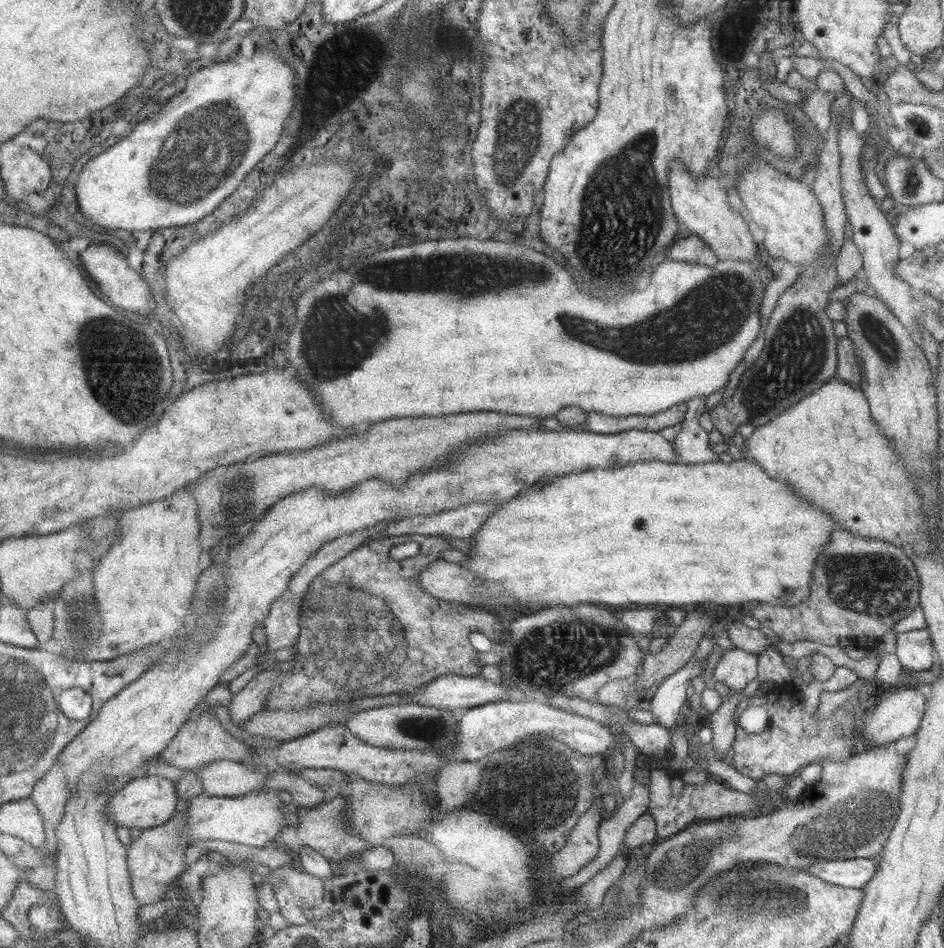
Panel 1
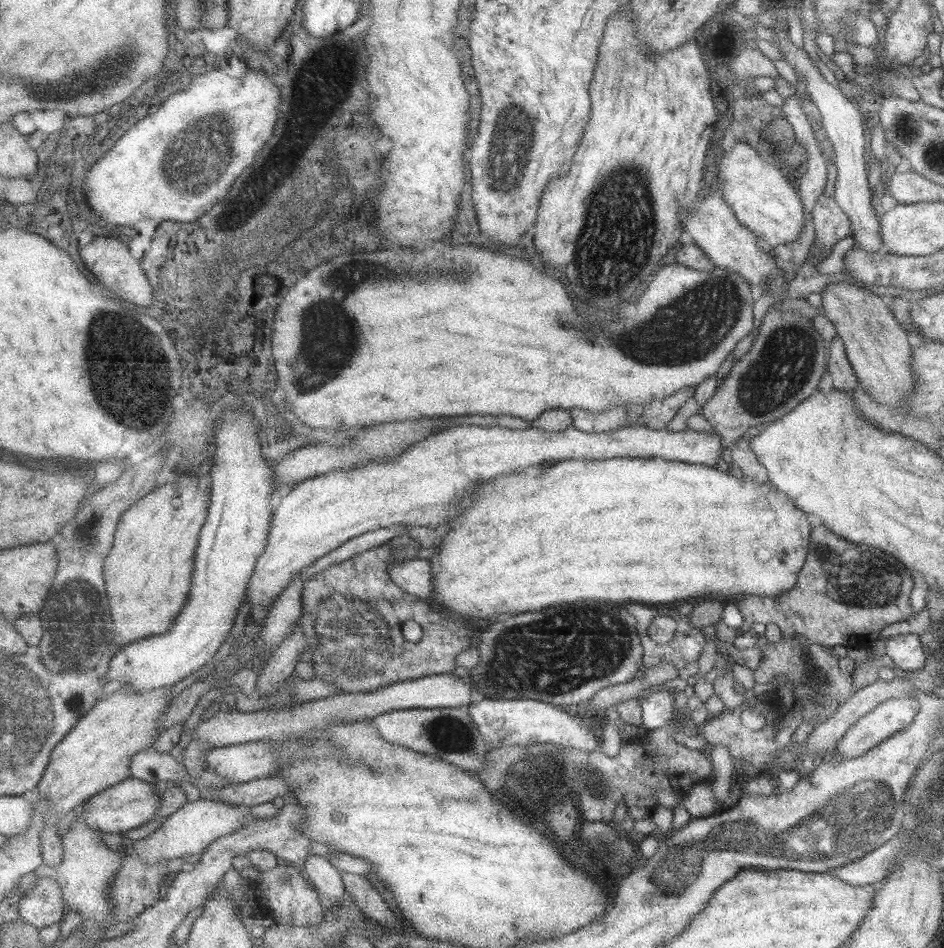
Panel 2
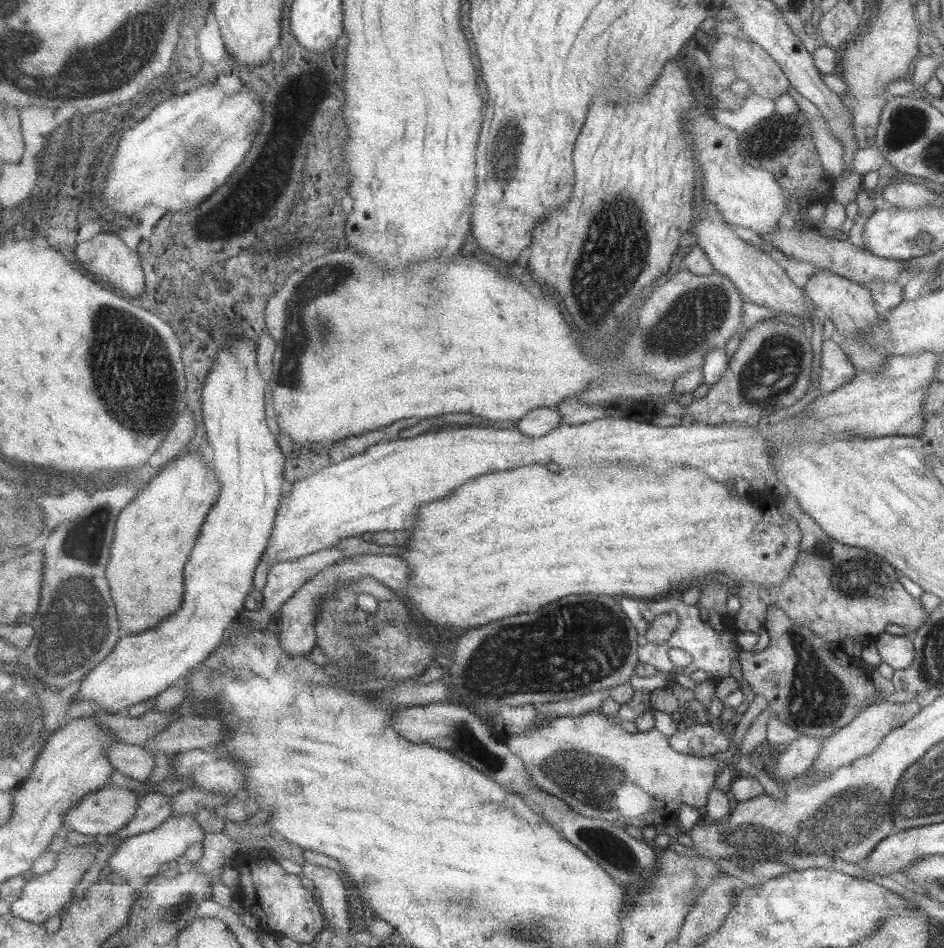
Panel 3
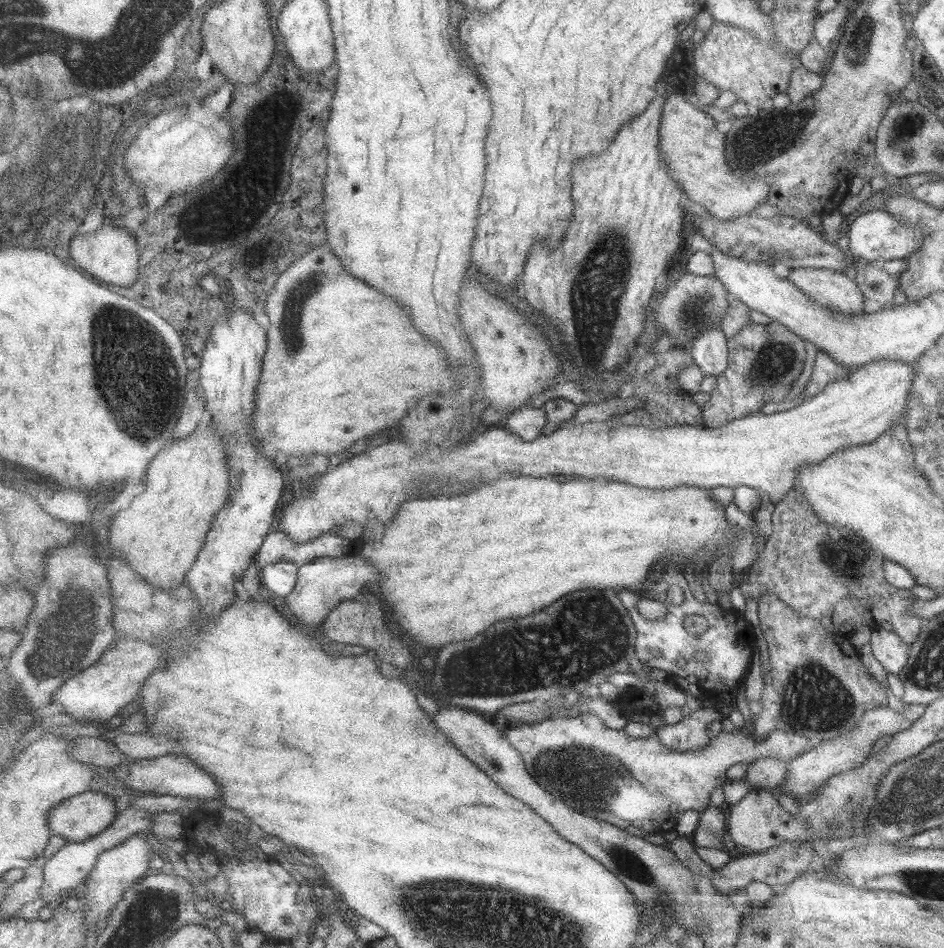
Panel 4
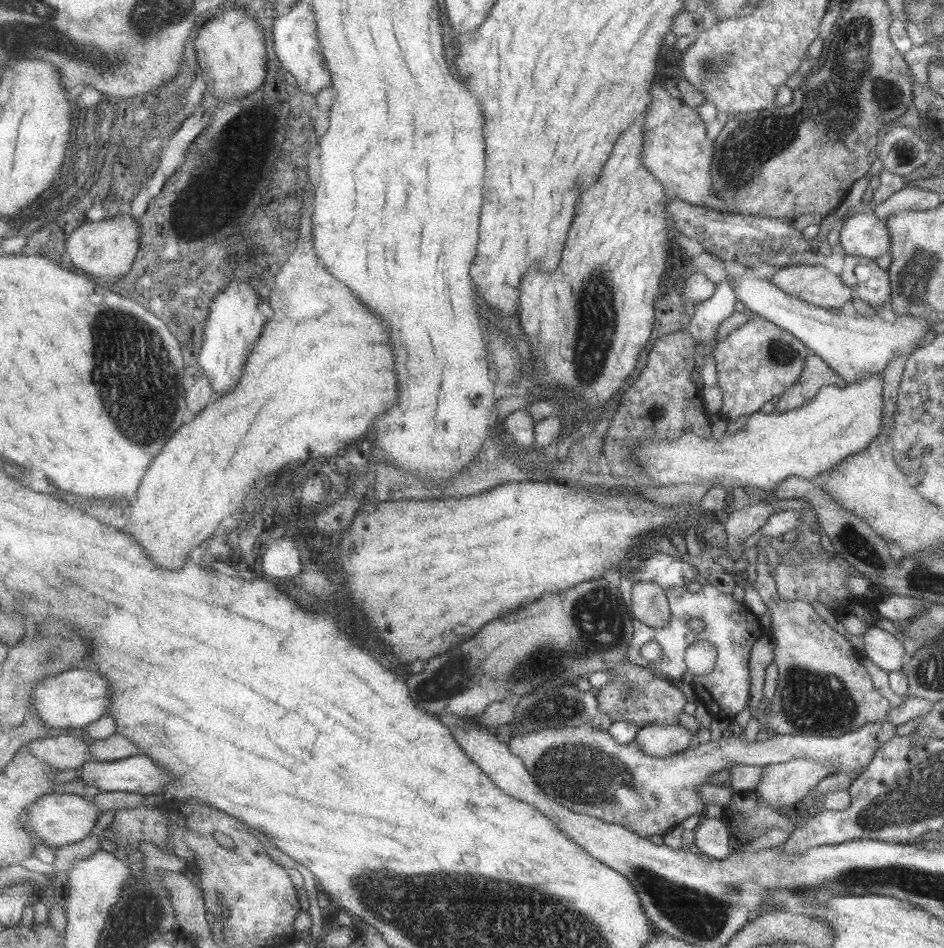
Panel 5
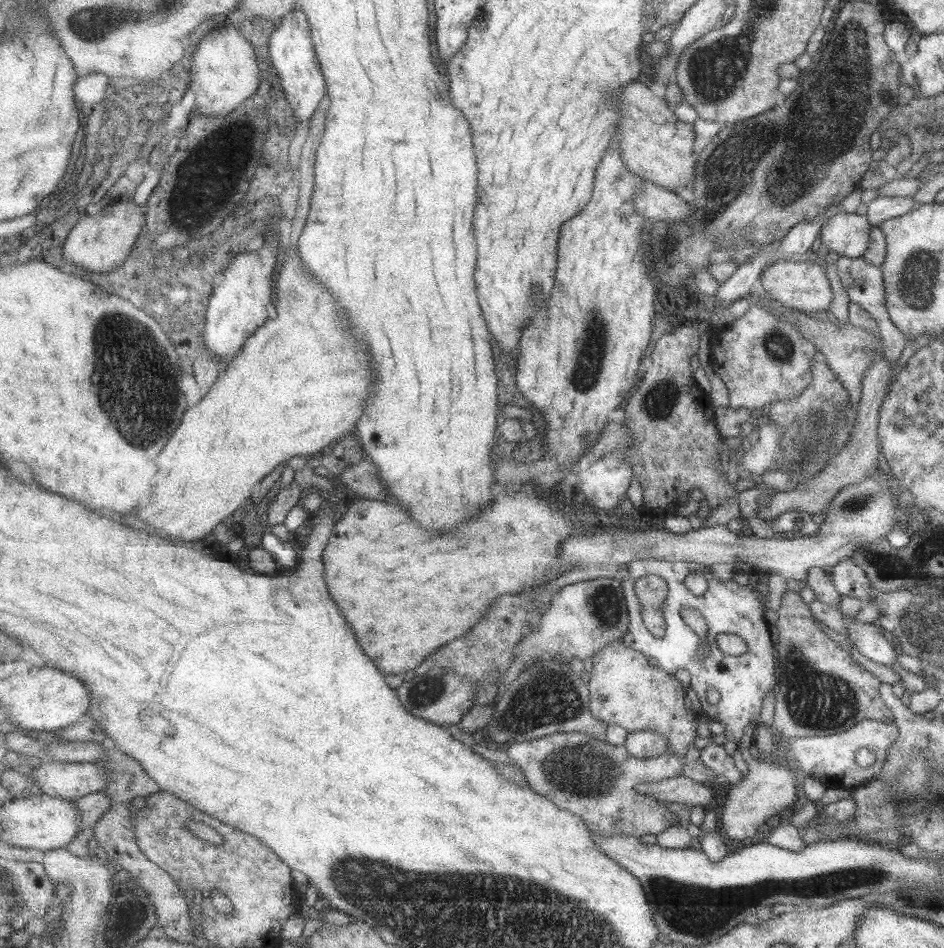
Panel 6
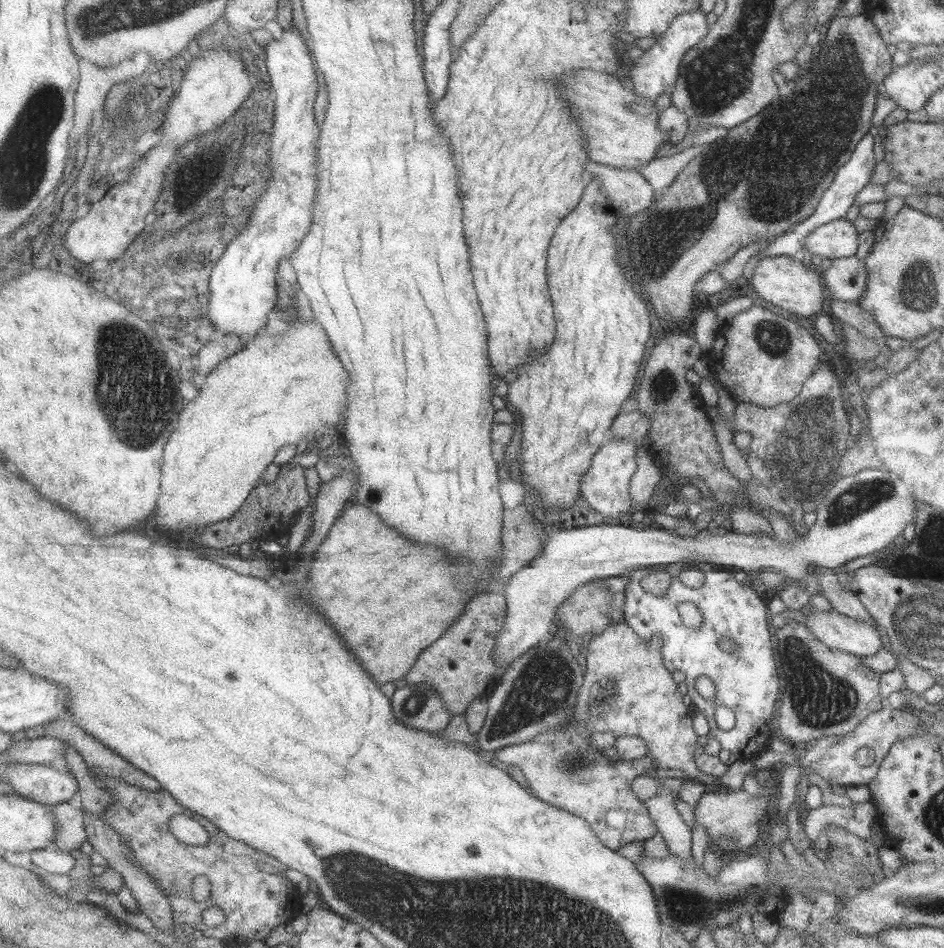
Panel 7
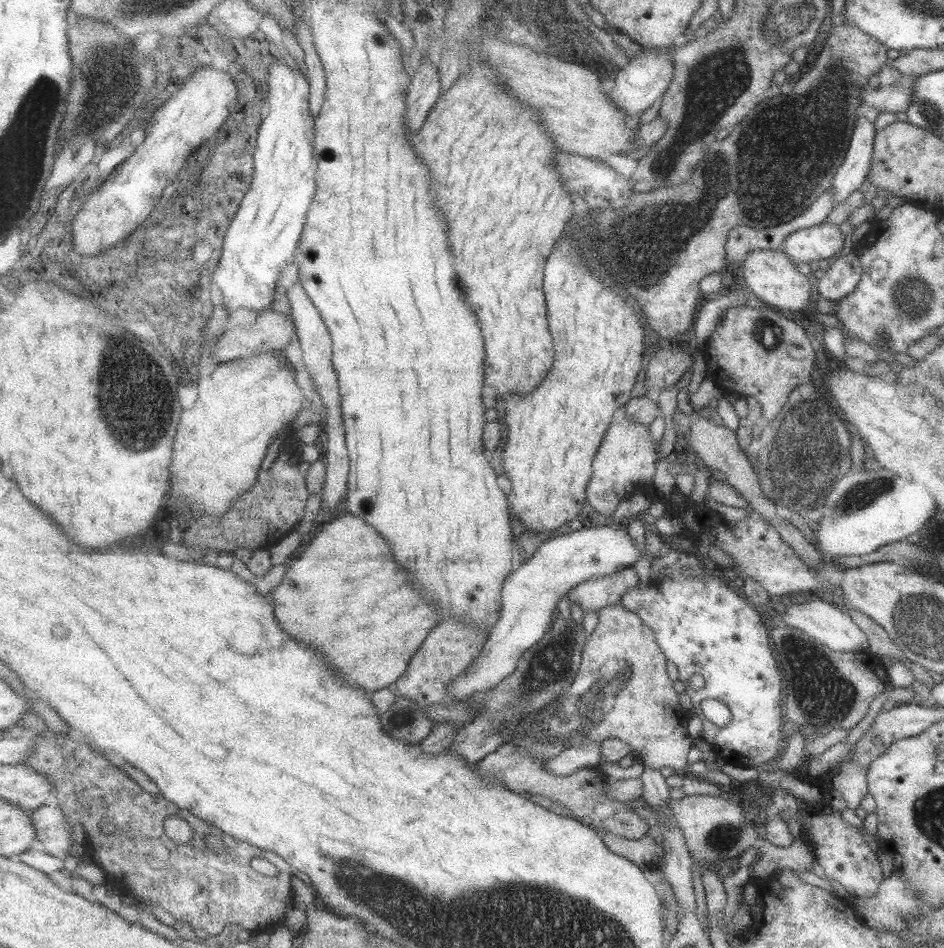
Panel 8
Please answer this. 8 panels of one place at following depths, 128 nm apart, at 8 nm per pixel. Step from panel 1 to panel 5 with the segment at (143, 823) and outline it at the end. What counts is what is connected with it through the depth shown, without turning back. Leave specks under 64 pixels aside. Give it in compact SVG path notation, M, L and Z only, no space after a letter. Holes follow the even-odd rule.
M53 793L40 797L21 816L21 821L25 823L25 829L41 839L40 844L45 844L56 851L59 847L72 845L73 843L81 842L84 838L88 838L93 832L99 816L101 816L101 811L95 805L95 801L84 797L83 794Z

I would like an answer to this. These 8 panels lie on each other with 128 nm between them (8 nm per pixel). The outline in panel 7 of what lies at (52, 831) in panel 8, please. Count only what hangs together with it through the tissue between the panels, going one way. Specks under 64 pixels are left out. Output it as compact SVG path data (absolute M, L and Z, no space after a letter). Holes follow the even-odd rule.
M68 803L57 804L53 807L57 817L57 836L52 849L71 853L79 848L87 838L87 814L81 807L71 806Z

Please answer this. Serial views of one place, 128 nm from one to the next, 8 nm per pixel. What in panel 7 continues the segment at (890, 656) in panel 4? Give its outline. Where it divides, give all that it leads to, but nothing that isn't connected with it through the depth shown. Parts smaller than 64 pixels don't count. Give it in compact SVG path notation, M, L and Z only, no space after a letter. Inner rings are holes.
M831 608L809 614L803 612L803 625L830 650L841 650L859 658L875 655L887 646L875 626L869 623L853 620Z

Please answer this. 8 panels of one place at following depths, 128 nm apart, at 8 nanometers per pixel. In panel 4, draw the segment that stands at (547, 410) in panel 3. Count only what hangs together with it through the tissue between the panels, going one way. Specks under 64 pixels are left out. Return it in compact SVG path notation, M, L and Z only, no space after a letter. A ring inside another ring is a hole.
M525 406L516 410L504 423L504 427L524 438L527 442L537 440L549 422L544 407Z

